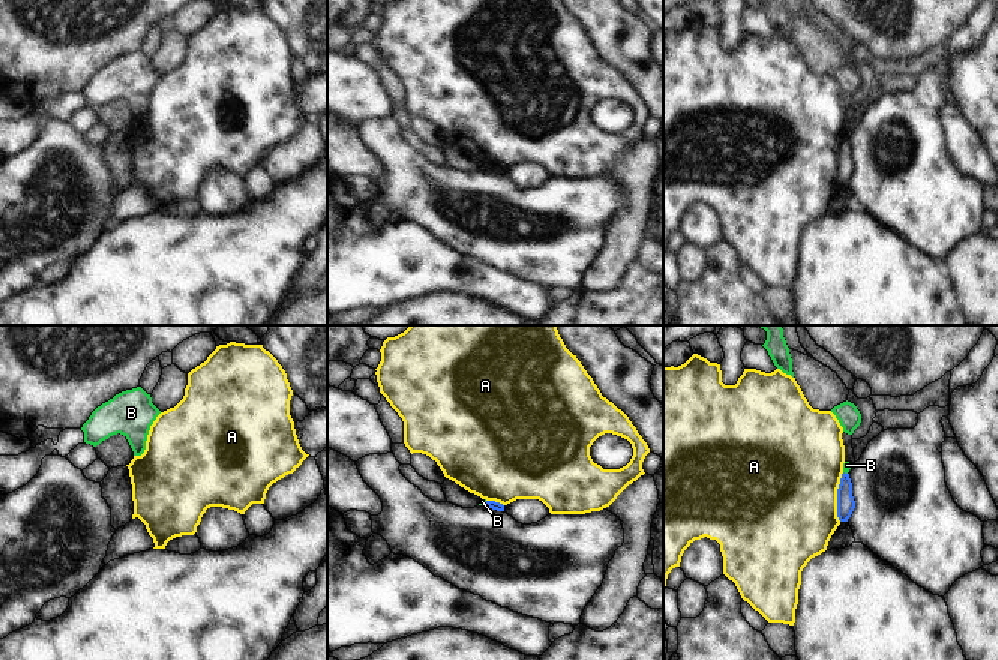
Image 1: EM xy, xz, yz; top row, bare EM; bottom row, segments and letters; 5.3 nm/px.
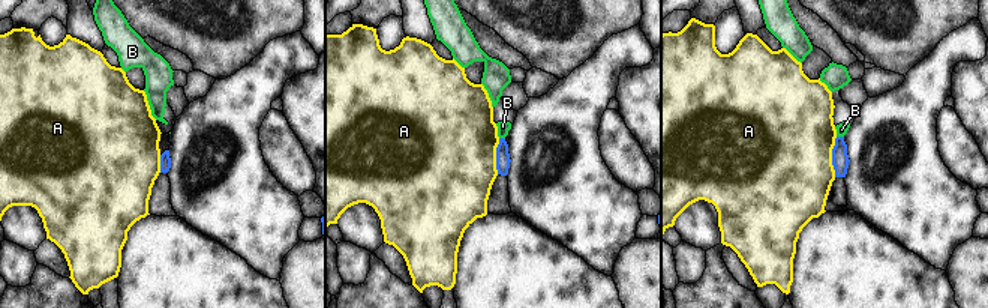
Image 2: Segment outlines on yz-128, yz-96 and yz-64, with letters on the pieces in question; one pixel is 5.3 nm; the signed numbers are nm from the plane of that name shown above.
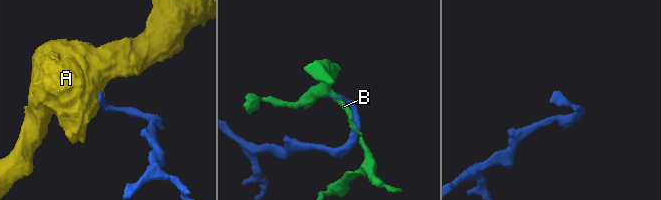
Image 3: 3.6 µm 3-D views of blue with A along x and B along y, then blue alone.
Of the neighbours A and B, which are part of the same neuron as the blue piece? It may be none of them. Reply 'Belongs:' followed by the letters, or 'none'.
Belongs: none

